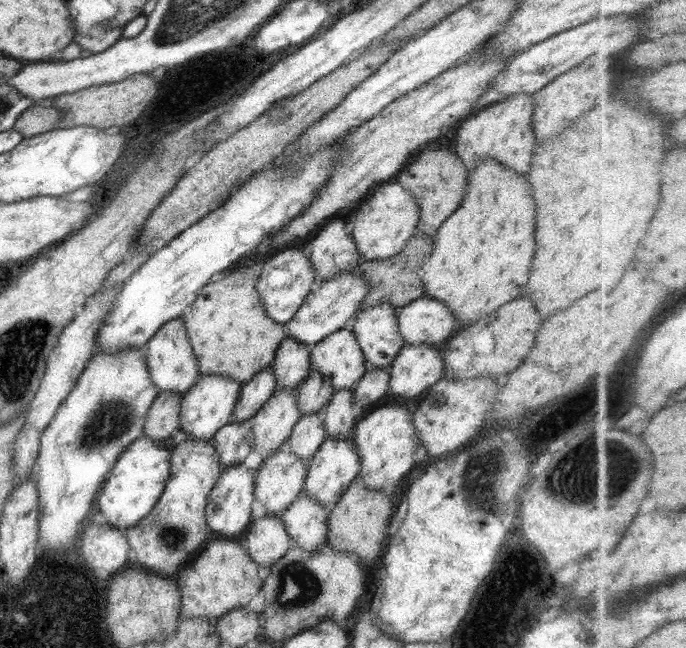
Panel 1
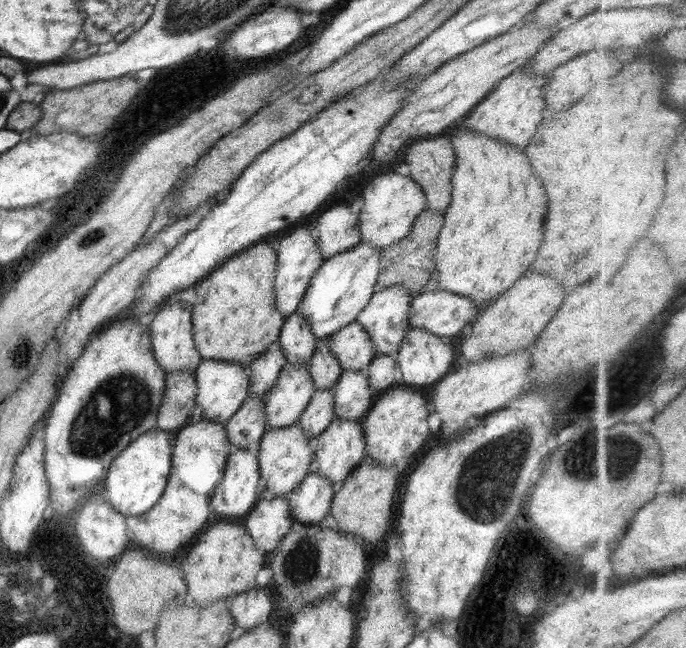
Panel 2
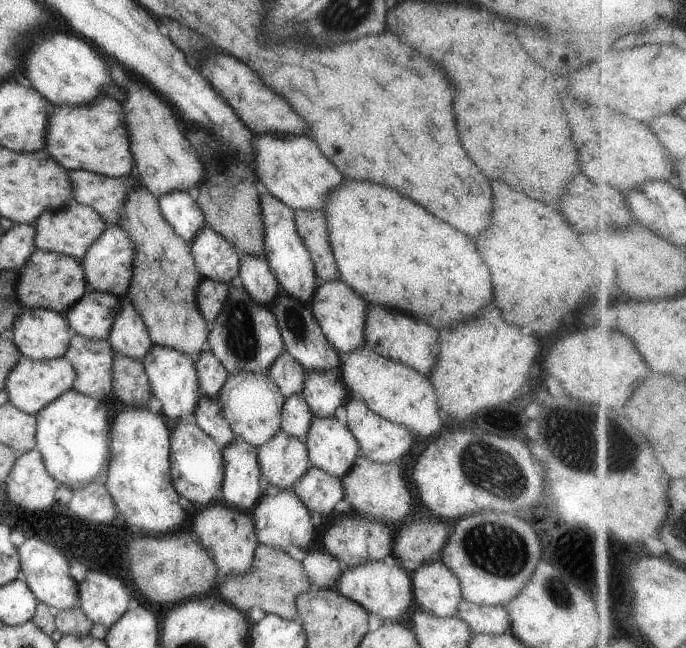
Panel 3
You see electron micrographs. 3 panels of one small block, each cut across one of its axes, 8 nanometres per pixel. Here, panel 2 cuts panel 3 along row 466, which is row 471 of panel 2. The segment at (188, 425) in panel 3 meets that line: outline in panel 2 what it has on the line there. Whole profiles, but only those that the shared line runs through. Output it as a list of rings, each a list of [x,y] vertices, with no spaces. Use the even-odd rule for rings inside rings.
[[[201,419],[196,424],[188,422],[180,429],[174,442],[168,482],[160,500],[148,512],[126,517],[130,543],[164,558],[174,557],[192,544],[213,519],[212,494],[222,482],[228,456],[236,450],[228,441],[225,423],[210,419]]]

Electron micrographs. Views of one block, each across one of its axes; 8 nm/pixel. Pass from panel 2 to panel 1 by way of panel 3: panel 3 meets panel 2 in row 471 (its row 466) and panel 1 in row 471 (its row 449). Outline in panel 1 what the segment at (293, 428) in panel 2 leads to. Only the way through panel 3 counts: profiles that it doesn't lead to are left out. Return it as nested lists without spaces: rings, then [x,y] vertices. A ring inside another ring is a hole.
[[[285,443],[270,459],[264,460],[264,462],[261,462],[261,465],[255,466],[254,496],[258,502],[264,505],[267,513],[279,516],[305,490],[308,460],[298,459]]]

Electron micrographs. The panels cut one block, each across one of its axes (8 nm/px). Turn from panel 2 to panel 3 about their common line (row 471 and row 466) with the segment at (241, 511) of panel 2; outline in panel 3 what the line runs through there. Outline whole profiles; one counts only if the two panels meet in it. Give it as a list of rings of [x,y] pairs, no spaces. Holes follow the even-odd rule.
[[[240,439],[221,448],[224,478],[219,500],[242,512],[250,512],[262,498],[260,465],[256,449]]]

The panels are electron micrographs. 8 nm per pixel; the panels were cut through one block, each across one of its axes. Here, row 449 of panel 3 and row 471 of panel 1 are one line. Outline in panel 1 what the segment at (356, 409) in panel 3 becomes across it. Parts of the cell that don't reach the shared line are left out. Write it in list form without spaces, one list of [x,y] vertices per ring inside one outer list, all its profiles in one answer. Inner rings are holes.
[[[415,401],[400,406],[395,402],[385,404],[370,410],[365,418],[358,421],[354,427],[354,442],[357,456],[361,460],[362,482],[366,488],[382,490],[392,495],[400,480],[412,472],[414,468],[414,454],[420,447],[415,436],[412,415],[414,415]]]

